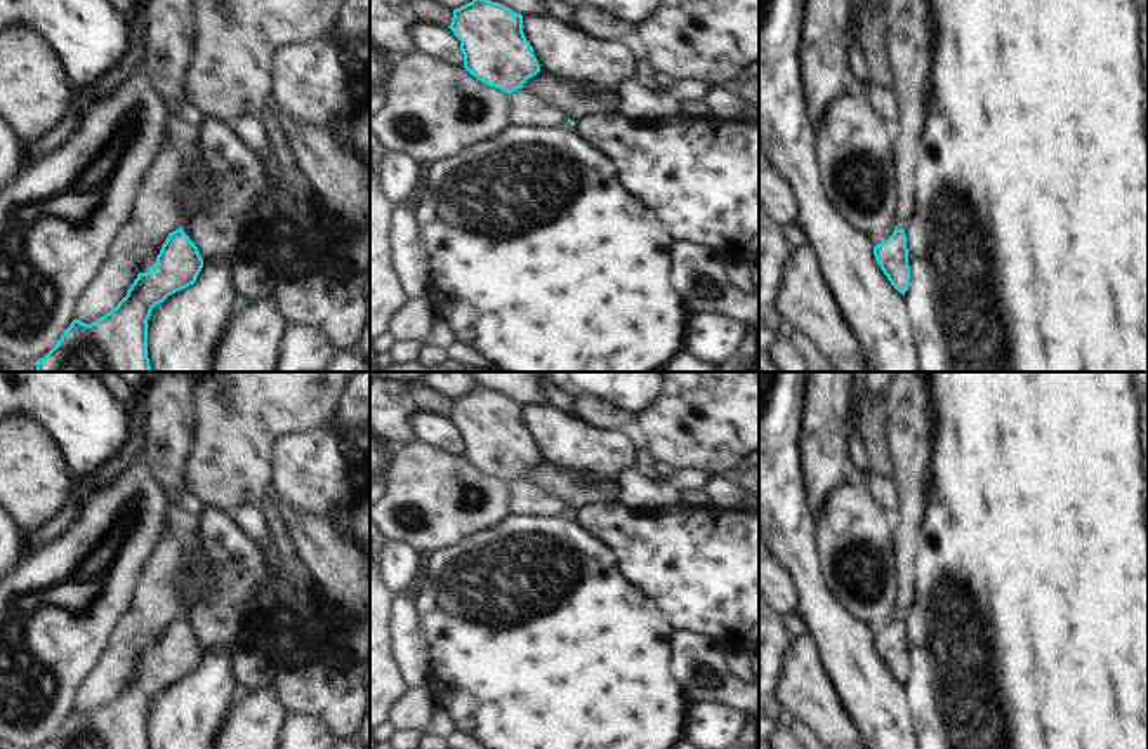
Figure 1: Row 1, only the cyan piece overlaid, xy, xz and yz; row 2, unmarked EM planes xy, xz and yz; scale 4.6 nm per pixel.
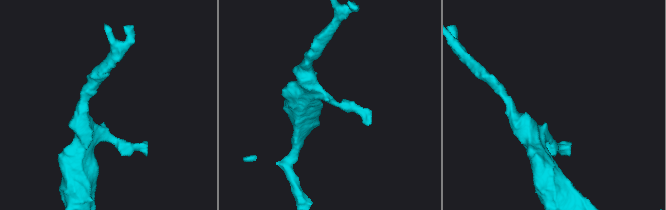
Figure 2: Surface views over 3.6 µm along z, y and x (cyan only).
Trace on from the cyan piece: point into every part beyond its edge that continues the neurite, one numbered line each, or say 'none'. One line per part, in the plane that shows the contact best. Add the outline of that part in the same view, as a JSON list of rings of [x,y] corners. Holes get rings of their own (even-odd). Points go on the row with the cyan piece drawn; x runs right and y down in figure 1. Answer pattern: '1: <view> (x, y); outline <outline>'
none

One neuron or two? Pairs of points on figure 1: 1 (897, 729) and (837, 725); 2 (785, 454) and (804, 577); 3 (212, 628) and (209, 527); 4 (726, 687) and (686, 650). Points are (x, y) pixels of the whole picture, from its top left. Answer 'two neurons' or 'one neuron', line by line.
1: two neurons
2: one neuron
3: one neuron
4: one neuron

